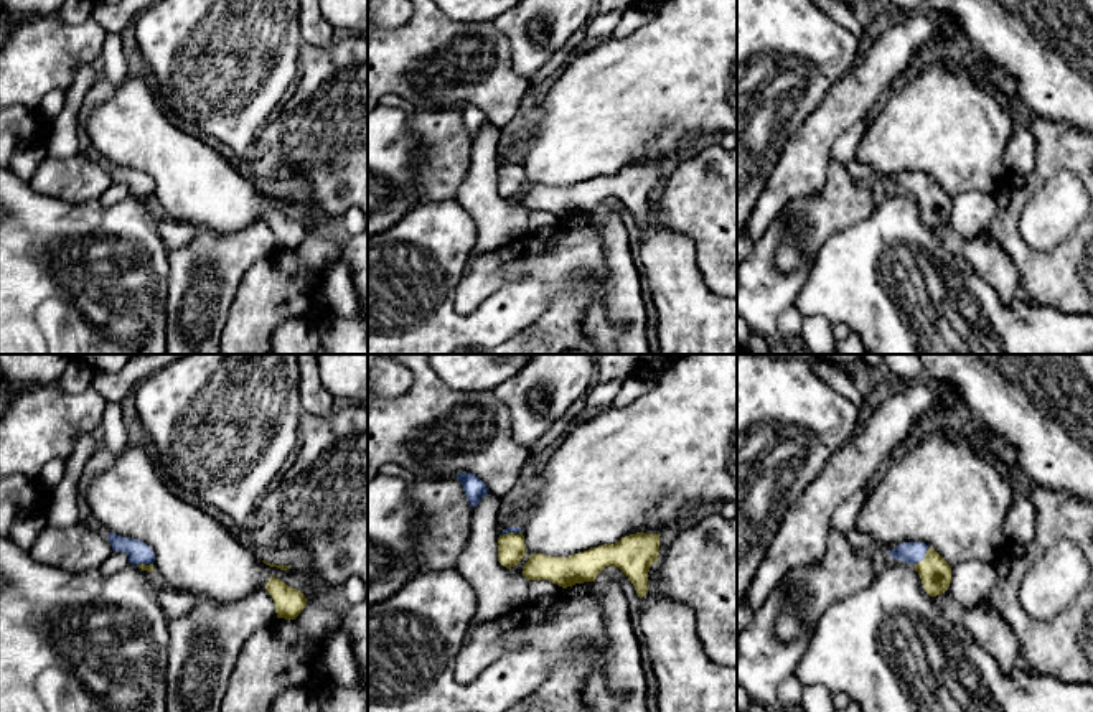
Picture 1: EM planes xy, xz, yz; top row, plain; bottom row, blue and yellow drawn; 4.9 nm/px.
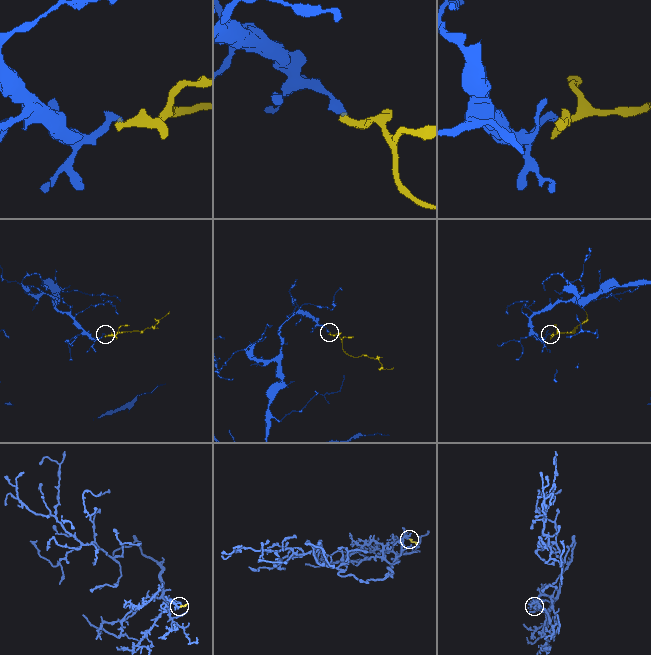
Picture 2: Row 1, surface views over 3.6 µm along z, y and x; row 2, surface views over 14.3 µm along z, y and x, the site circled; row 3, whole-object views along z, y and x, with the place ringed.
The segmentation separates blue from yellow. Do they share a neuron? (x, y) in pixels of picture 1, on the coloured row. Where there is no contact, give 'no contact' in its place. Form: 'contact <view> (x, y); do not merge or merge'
contact yz (924, 557); merge

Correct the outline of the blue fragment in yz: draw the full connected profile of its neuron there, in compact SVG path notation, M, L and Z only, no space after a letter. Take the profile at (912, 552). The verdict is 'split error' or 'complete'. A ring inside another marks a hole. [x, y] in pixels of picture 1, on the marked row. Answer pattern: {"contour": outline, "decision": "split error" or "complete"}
{"contour": "M903 542L887 552L892 559L915 567L930 597L941 595L948 590L951 583L951 565L935 549L923 542Z", "decision": "split error"}

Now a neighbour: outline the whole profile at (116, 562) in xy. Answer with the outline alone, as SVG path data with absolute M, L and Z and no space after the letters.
M115 552L104 560L104 564L99 567L99 572L104 578L109 578L119 572L122 572L129 565L129 555L125 552Z

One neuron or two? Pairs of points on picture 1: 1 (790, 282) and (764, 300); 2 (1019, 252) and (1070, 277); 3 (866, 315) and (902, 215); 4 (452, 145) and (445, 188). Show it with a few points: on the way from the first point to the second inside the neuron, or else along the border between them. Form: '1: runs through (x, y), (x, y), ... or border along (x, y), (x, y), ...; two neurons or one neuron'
1: runs through (783, 287), (770, 294); one neuron
2: runs through (1032, 266), (1049, 277), (1057, 277); one neuron
3: runs through (866, 290), (866, 249), (877, 238); one neuron
4: runs through (445, 155), (445, 178); one neuron

